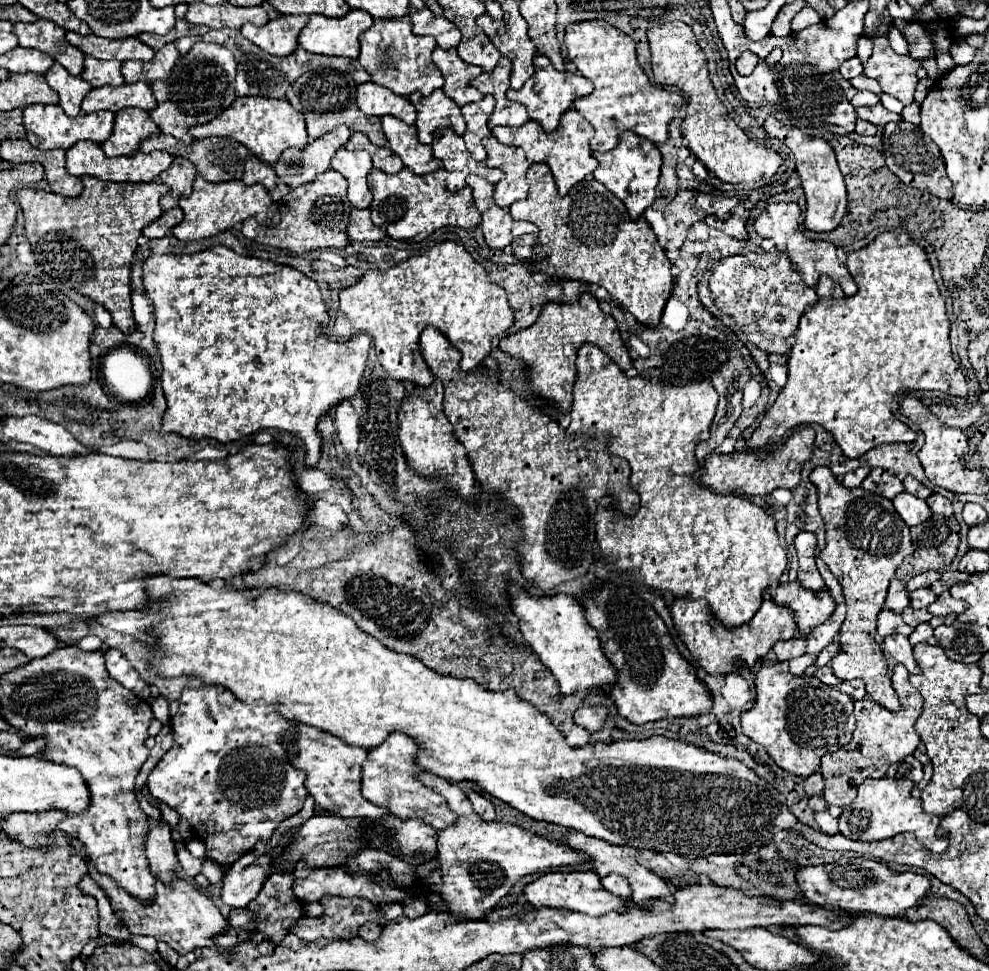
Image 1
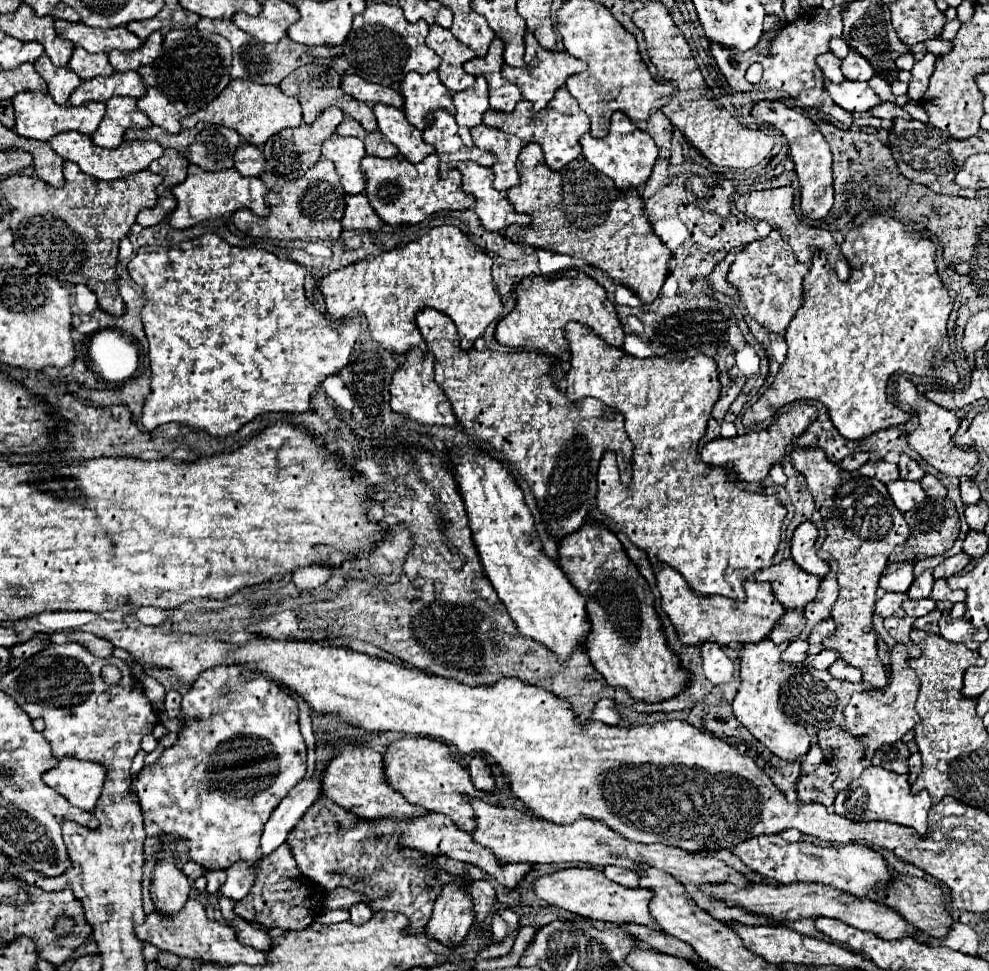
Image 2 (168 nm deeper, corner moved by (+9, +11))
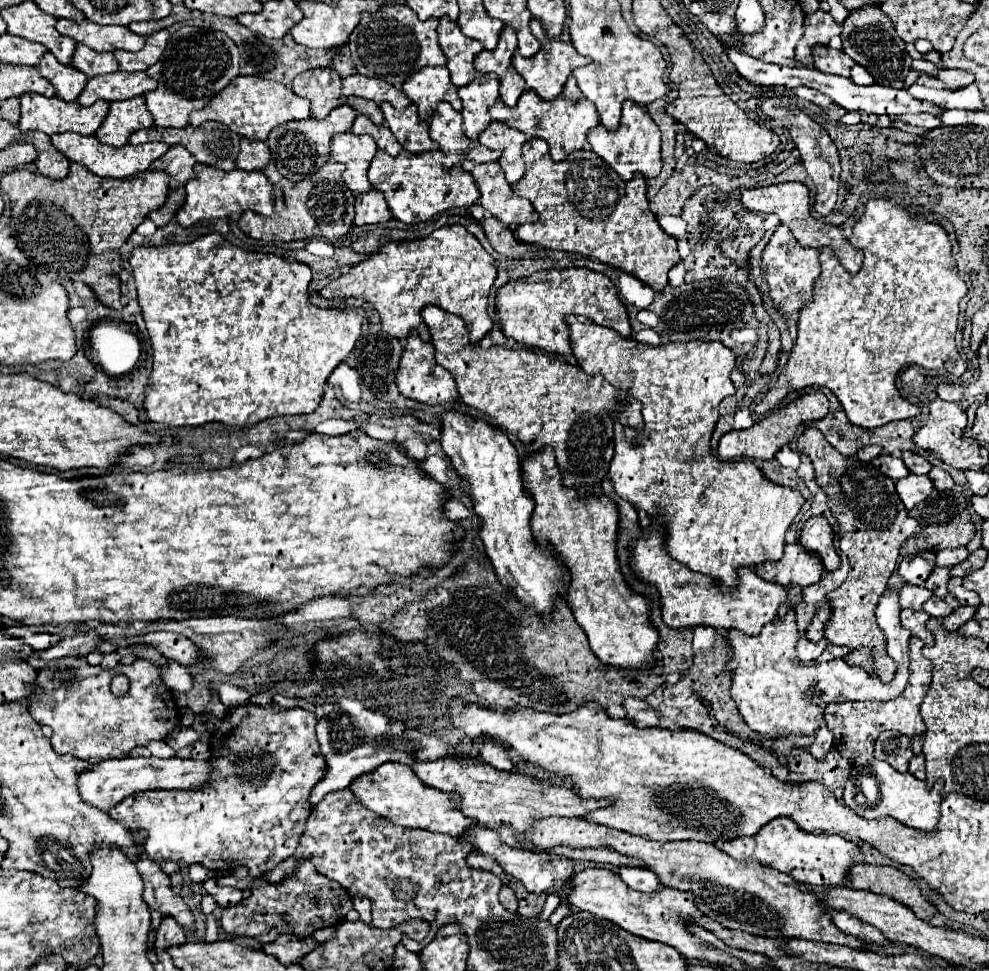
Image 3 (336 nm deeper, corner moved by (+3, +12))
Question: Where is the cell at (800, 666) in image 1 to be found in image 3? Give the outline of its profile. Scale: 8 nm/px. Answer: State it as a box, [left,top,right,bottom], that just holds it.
[798,637,828,661]

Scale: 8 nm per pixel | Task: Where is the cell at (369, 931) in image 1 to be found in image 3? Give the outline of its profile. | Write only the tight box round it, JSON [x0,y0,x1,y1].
[352,897,372,925]

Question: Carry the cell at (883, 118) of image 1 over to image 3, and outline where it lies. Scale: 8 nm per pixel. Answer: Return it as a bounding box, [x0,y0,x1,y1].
[898,113,940,129]

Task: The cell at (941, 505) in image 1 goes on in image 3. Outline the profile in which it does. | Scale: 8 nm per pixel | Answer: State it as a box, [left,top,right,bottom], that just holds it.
[928,467,954,491]

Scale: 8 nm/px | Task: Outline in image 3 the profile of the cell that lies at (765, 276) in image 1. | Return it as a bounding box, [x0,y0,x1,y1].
[762,225,820,317]

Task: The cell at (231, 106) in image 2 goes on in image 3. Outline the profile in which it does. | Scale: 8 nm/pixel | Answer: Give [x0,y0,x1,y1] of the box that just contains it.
[190,75,310,141]

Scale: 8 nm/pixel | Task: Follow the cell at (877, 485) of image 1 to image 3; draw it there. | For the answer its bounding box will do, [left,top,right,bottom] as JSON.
[872,455,908,481]

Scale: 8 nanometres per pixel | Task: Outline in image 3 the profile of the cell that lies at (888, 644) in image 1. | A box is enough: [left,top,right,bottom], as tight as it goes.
[900,609,934,645]

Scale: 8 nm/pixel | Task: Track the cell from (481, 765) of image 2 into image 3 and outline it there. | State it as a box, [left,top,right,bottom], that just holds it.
[479,743,512,771]

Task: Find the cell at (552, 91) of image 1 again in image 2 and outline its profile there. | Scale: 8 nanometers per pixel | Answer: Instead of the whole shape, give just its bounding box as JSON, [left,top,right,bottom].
[502,32,586,110]

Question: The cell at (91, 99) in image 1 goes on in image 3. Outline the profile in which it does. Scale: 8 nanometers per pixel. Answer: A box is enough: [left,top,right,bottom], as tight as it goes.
[78,71,156,107]

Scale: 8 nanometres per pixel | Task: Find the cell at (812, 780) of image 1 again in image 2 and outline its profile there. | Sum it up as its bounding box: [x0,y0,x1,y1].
[802,742,824,774]

